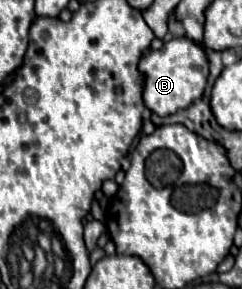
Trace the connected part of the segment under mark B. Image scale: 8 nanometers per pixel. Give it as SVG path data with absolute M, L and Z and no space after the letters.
M187 37L171 39L163 43L157 51L147 51L139 61L139 73L143 75L143 103L153 113L165 117L177 113L179 109L189 107L203 95L209 63L203 53L203 47Z

